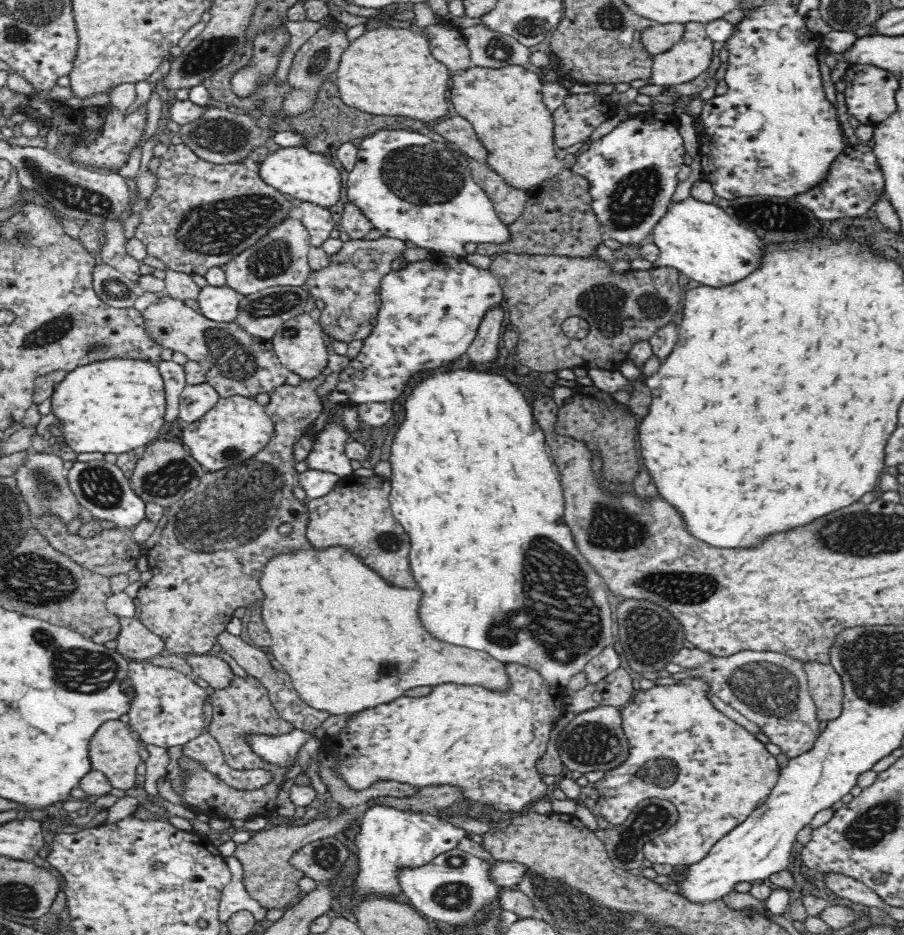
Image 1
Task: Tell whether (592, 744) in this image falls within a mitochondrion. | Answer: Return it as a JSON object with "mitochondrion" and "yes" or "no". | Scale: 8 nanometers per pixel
{"mitochondrion":"yes"}

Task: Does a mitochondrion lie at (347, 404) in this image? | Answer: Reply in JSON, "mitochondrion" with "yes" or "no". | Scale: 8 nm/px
{"mitochondrion":"no"}

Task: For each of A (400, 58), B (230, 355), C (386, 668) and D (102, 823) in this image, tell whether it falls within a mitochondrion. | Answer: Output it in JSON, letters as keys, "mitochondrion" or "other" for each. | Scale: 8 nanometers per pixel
{"A":"other","B":"mitochondrion","C":"mitochondrion","D":"other"}

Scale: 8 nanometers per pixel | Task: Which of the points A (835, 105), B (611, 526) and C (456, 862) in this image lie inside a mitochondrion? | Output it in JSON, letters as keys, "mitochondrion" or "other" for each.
{"A":"other","B":"mitochondrion","C":"mitochondrion"}

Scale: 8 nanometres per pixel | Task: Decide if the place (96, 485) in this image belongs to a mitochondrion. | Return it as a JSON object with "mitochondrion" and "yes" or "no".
{"mitochondrion":"yes"}

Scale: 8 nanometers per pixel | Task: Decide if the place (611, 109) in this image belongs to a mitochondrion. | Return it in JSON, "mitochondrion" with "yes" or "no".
{"mitochondrion":"no"}

